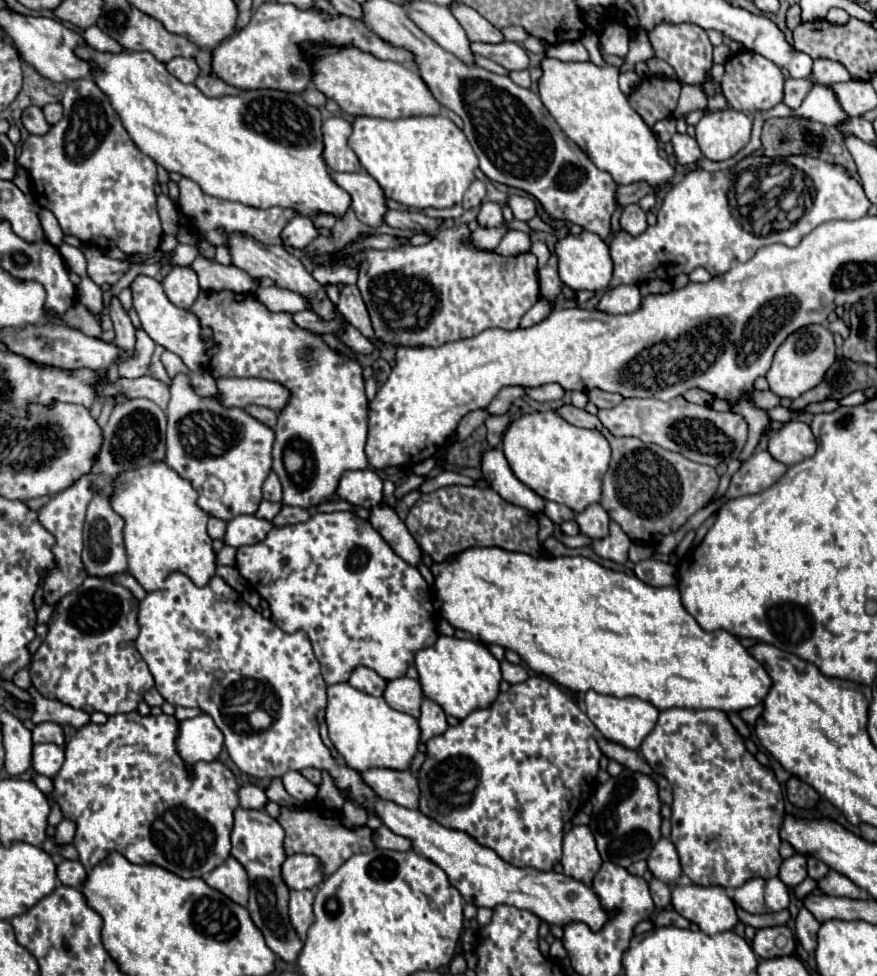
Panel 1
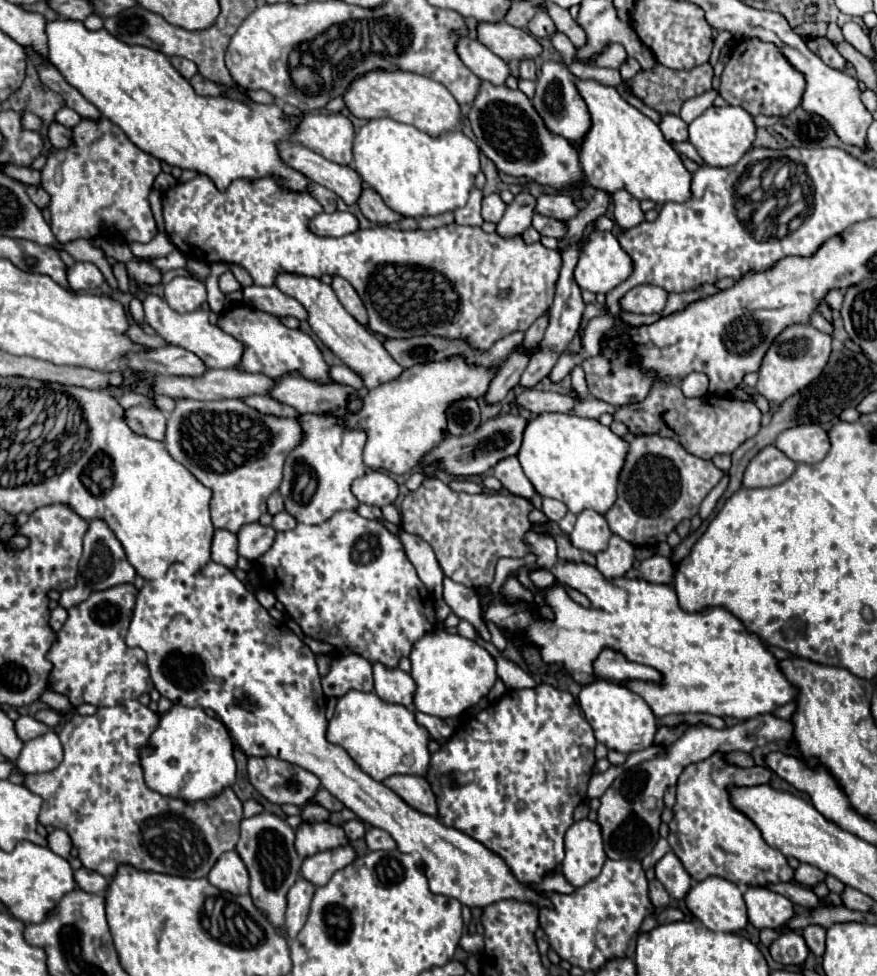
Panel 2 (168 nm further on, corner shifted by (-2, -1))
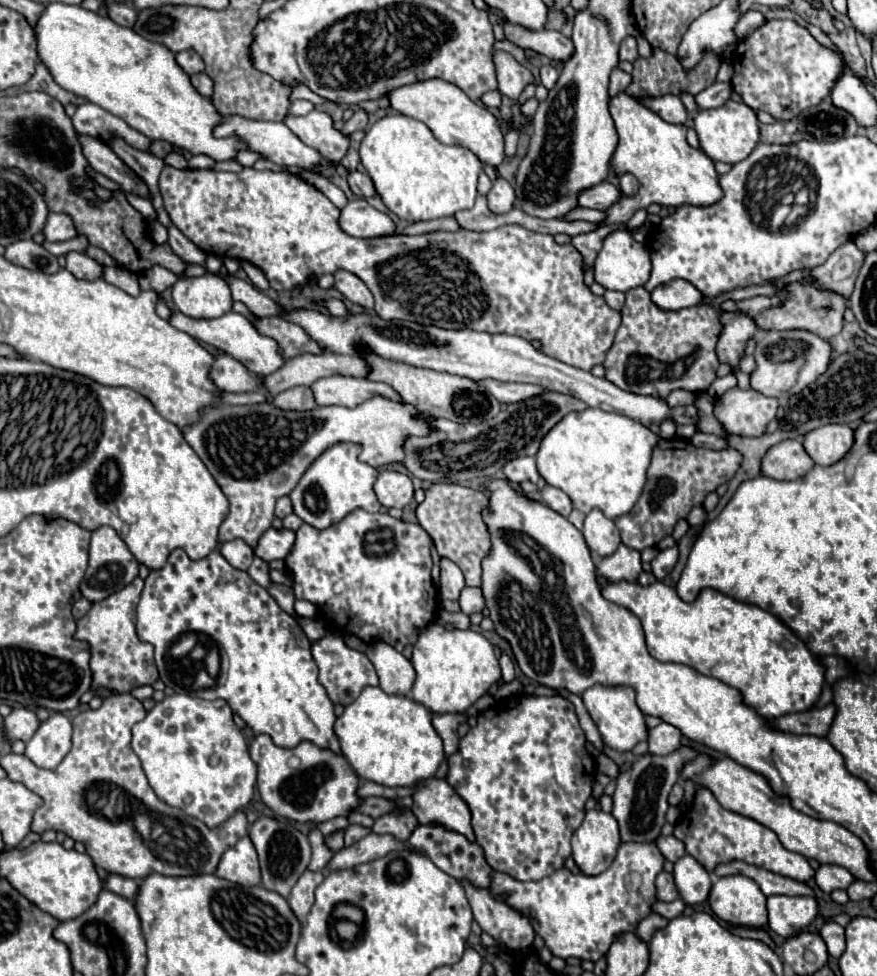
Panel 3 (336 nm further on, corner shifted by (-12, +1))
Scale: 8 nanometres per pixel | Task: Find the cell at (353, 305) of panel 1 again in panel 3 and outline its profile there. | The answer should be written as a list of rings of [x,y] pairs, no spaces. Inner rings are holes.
[[[337,270],[333,276],[335,276],[335,288],[347,300],[351,300],[363,308],[373,308],[373,294],[365,286],[365,282],[361,282],[361,278],[357,278],[355,274],[351,274],[347,270]]]

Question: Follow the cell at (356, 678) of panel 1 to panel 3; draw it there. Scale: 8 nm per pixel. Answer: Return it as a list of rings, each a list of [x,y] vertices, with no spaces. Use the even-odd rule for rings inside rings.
[[[327,632],[317,642],[311,642],[311,656],[319,666],[319,682],[327,690],[327,696],[333,704],[349,706],[365,686],[379,686],[377,672],[369,658],[363,652],[349,648],[343,642],[343,636],[333,636],[333,632]]]

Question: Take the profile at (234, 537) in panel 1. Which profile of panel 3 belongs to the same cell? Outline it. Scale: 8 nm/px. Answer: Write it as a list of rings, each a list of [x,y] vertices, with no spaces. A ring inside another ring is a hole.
[[[269,528],[259,544],[255,546],[255,556],[271,562],[271,560],[283,560],[291,550],[293,550],[293,542],[295,542],[295,532],[293,530],[275,530]]]

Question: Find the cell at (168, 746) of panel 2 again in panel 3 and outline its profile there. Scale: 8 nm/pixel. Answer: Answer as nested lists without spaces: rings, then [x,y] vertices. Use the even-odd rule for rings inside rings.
[[[189,694],[165,696],[131,732],[131,746],[143,764],[149,786],[165,804],[185,810],[185,814],[205,822],[209,828],[221,826],[237,810],[245,810],[251,804],[257,782],[257,764],[249,758],[247,742],[235,726],[233,710],[225,700],[203,700]]]

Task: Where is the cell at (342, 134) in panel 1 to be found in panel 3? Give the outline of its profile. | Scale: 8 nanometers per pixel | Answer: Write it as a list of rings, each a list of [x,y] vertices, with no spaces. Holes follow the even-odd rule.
[[[313,110],[305,116],[289,114],[283,122],[301,142],[315,148],[329,162],[339,162],[349,148],[349,138],[333,128],[333,120],[325,112]]]

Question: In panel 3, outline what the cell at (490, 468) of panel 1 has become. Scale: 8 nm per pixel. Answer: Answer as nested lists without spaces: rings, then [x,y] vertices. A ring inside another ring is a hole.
[[[521,456],[521,458],[513,458],[503,466],[503,474],[509,482],[521,484],[523,480],[531,480],[537,484],[539,480],[539,472],[535,468],[535,458],[533,456]]]

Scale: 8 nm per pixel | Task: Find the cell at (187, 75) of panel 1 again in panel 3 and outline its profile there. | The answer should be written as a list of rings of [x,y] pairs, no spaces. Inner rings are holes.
[[[177,52],[175,54],[175,60],[177,60],[177,64],[183,68],[183,72],[187,72],[189,76],[191,74],[199,74],[199,72],[203,72],[205,70],[205,66],[203,66],[203,60],[199,58],[199,54],[197,52]]]

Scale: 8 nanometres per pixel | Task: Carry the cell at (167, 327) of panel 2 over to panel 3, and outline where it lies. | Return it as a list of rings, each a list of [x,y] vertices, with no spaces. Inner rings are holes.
[[[175,312],[169,320],[177,330],[181,332],[187,332],[189,336],[205,342],[205,344],[211,344],[227,354],[231,354],[233,358],[241,360],[253,374],[259,374],[259,376],[269,376],[273,372],[277,372],[283,364],[285,364],[285,358],[281,354],[281,348],[277,346],[277,342],[269,336],[263,336],[257,332],[257,328],[241,314],[237,312],[229,312],[221,318],[213,318],[213,320],[195,320],[195,318],[189,318],[181,312]]]

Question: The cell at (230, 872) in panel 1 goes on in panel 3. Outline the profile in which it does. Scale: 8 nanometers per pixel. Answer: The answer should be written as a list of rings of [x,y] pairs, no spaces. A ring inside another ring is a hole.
[[[243,836],[233,848],[223,852],[215,874],[219,878],[225,878],[225,880],[229,880],[233,884],[241,884],[241,886],[261,884],[259,860],[257,860],[257,852],[255,852],[249,836]]]

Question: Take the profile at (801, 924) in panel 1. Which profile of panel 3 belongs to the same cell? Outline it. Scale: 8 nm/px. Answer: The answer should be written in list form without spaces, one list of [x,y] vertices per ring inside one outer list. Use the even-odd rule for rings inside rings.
[[[827,922],[821,928],[821,938],[827,944],[827,950],[833,958],[839,958],[845,950],[845,928],[839,926],[837,922]]]

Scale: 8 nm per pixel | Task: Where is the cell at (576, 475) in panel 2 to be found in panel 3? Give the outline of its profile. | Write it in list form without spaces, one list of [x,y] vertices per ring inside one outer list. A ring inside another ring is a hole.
[[[585,408],[581,412],[569,412],[549,430],[535,456],[537,470],[547,484],[563,490],[583,514],[599,508],[607,518],[615,520],[629,514],[641,496],[653,446],[657,442],[659,436],[647,426],[633,422],[623,414]]]

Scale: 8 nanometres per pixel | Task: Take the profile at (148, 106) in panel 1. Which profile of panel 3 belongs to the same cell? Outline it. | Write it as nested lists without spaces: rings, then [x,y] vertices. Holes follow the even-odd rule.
[[[63,2],[45,4],[35,24],[35,38],[39,60],[61,88],[99,104],[147,138],[167,140],[175,148],[207,154],[217,162],[233,160],[245,148],[233,136],[213,136],[213,126],[221,122],[221,114],[209,98],[193,90],[189,76],[163,44],[141,38],[131,28],[115,24],[109,16]]]

